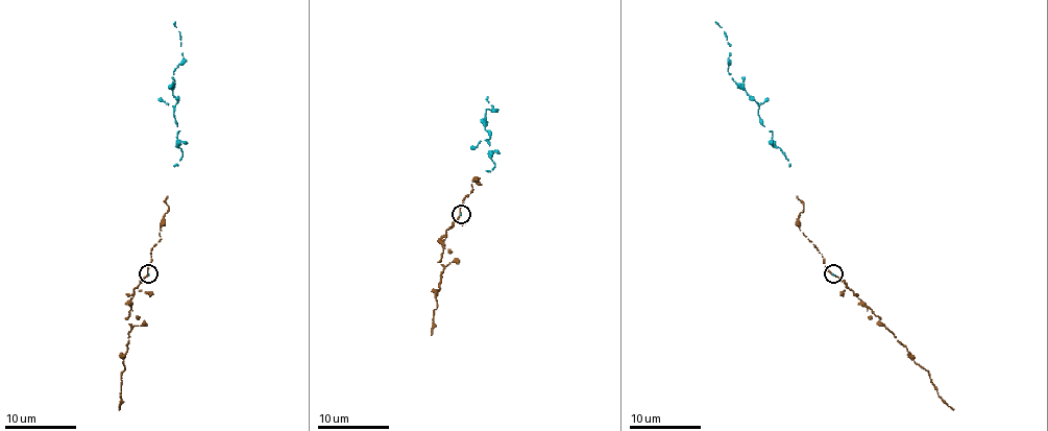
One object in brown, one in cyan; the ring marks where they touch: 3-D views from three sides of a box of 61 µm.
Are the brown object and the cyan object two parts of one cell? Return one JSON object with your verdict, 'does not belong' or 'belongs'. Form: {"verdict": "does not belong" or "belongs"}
{"verdict": "belongs"}

